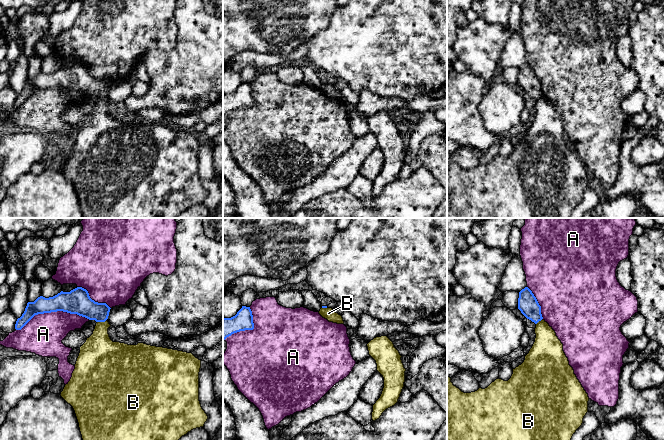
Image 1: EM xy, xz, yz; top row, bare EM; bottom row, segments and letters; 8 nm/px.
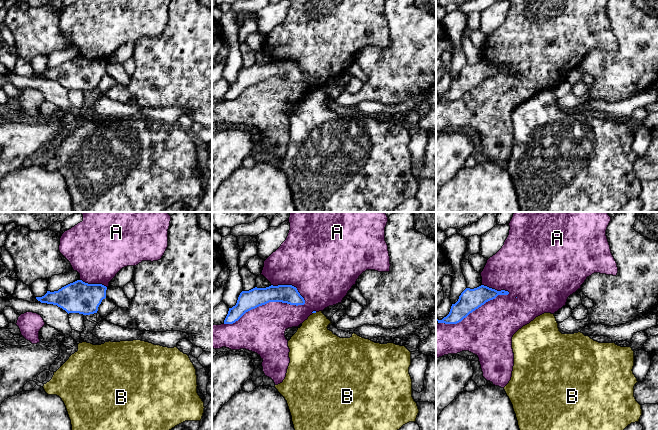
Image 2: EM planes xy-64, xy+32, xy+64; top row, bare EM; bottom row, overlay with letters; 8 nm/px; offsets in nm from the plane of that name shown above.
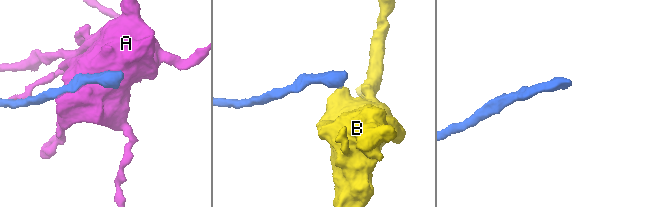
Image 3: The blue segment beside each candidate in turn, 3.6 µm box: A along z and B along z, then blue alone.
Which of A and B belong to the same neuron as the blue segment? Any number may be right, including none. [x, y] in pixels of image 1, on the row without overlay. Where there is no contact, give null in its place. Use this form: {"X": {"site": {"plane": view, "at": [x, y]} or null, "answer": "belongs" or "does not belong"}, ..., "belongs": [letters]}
{"A": {"site": {"plane": "xy", "at": [52, 87]}, "answer": "does not belong"}, "B": {"site": {"plane": "xy", "at": [101, 97]}, "answer": "does not belong"}, "belongs": []}

